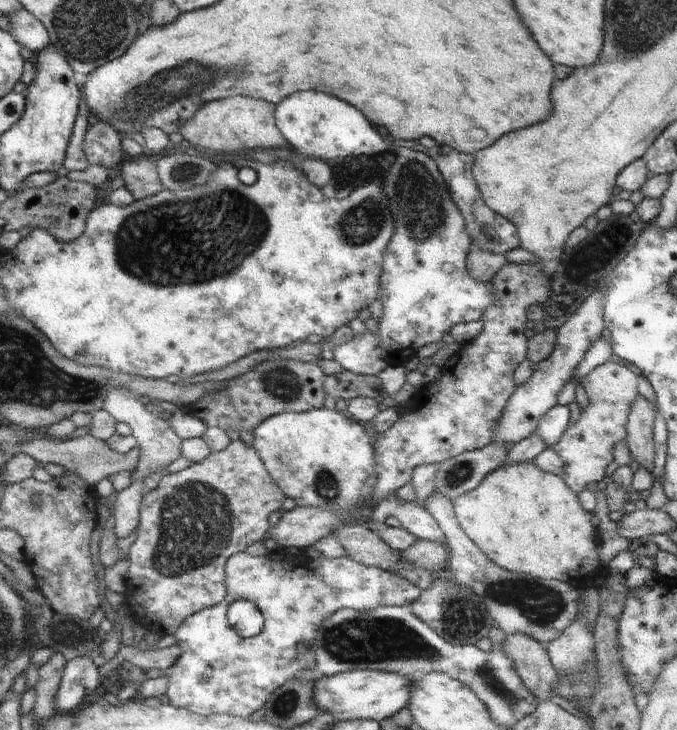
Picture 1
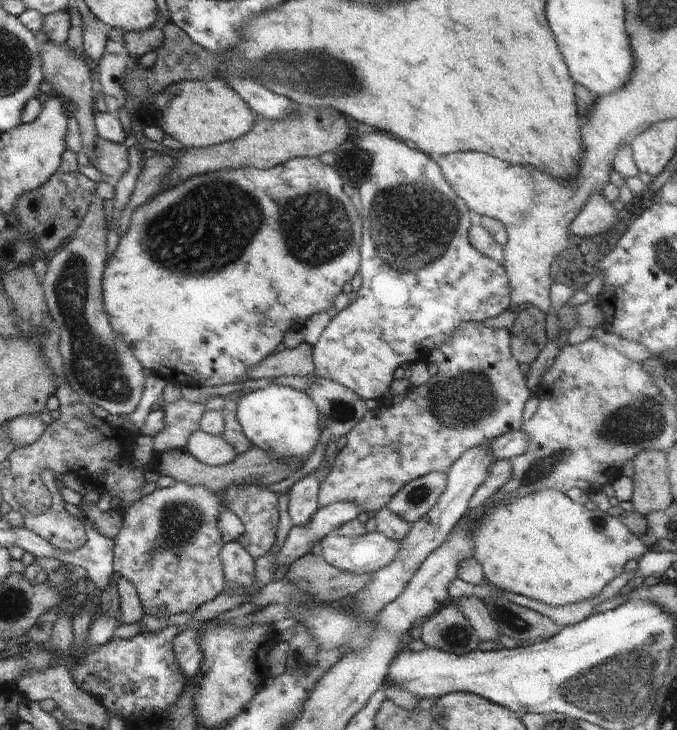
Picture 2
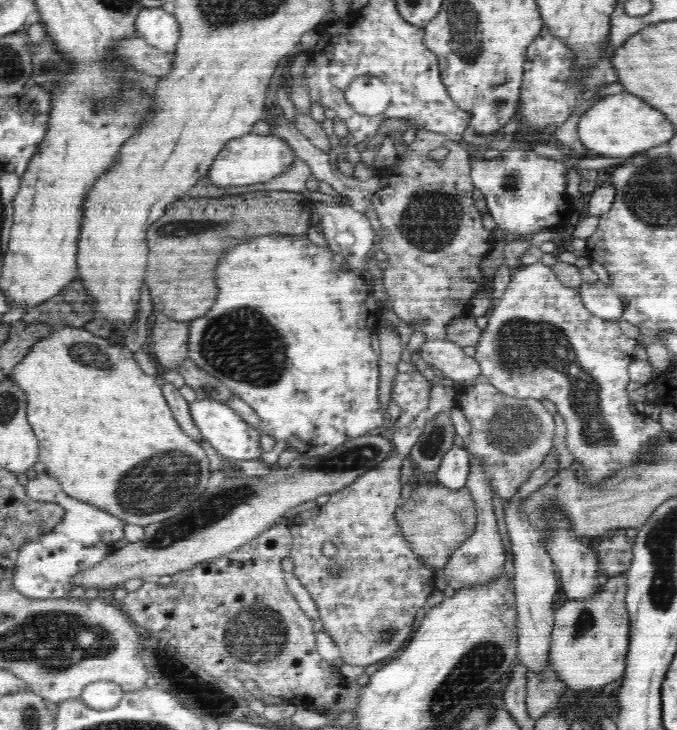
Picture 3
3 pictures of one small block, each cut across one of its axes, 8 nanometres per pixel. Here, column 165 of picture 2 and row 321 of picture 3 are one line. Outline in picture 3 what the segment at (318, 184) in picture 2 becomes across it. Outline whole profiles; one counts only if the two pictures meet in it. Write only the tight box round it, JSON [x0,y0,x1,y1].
[188,234,384,456]

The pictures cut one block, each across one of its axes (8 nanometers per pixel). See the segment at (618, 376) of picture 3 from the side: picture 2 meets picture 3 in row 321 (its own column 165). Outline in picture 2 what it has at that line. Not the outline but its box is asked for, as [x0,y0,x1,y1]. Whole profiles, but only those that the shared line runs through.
[113,482,267,617]

